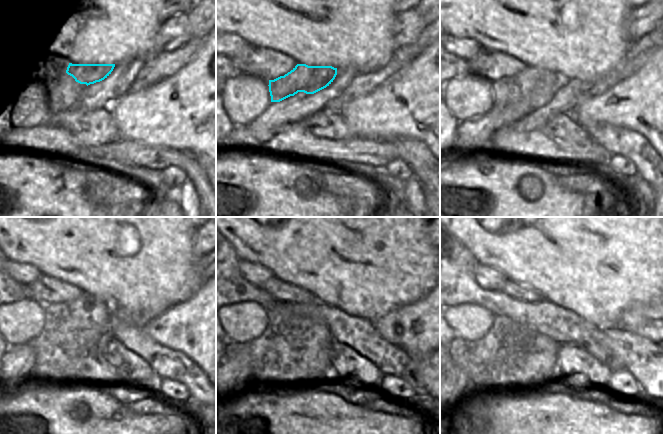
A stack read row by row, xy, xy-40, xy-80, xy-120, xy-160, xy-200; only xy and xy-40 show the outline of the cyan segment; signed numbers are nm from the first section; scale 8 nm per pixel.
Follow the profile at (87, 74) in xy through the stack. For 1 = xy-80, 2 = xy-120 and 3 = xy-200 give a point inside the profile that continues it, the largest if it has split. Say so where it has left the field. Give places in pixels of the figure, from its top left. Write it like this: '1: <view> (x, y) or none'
1: xy-80 (516, 96)
2: xy-120 (74, 330)
3: xy-200 (506, 356)

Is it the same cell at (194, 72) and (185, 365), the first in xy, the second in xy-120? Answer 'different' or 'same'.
different

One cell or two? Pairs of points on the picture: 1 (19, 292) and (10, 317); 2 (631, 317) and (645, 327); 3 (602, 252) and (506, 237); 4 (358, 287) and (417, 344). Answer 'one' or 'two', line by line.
1: two
2: one
3: one
4: two

